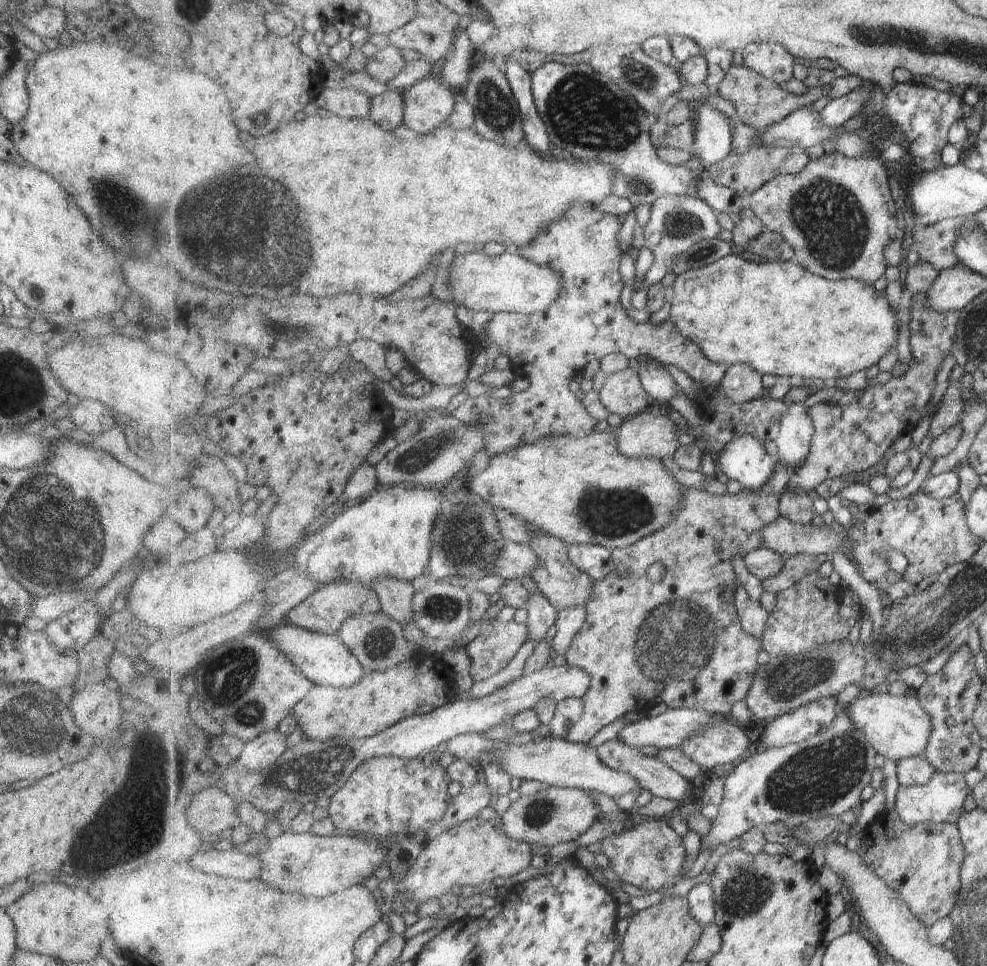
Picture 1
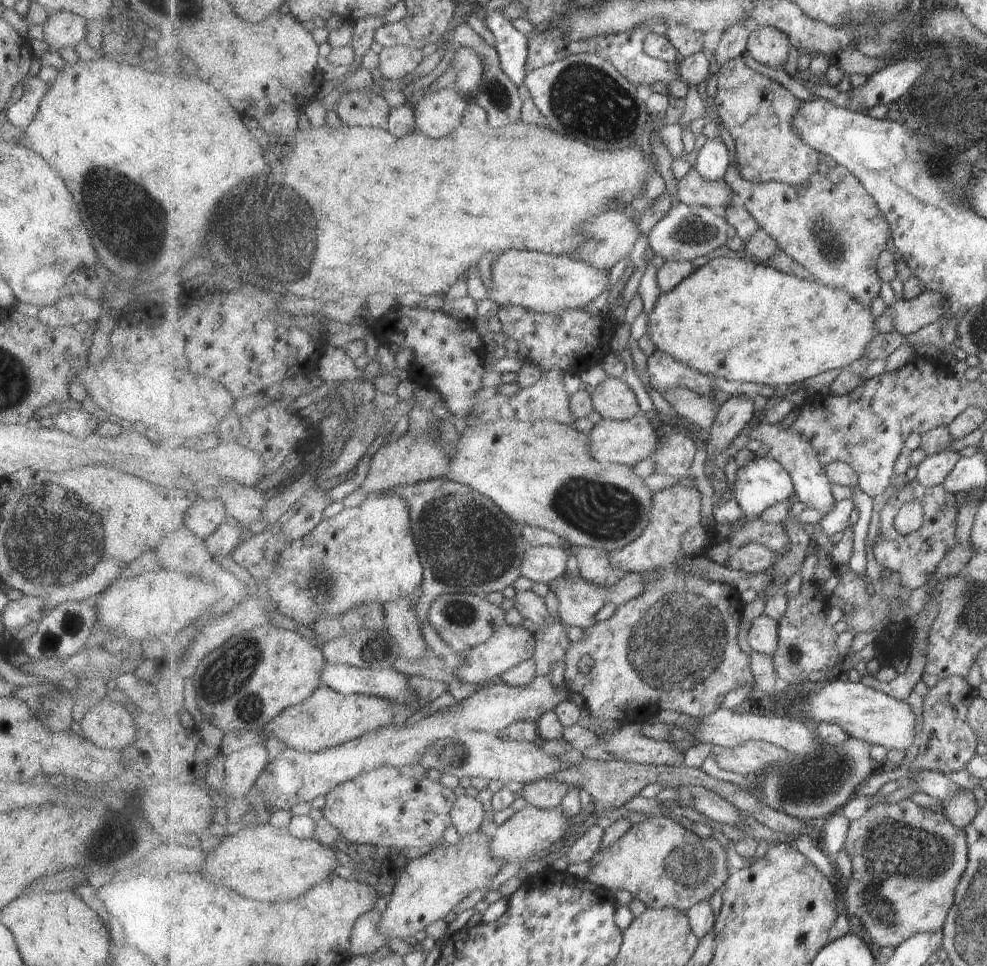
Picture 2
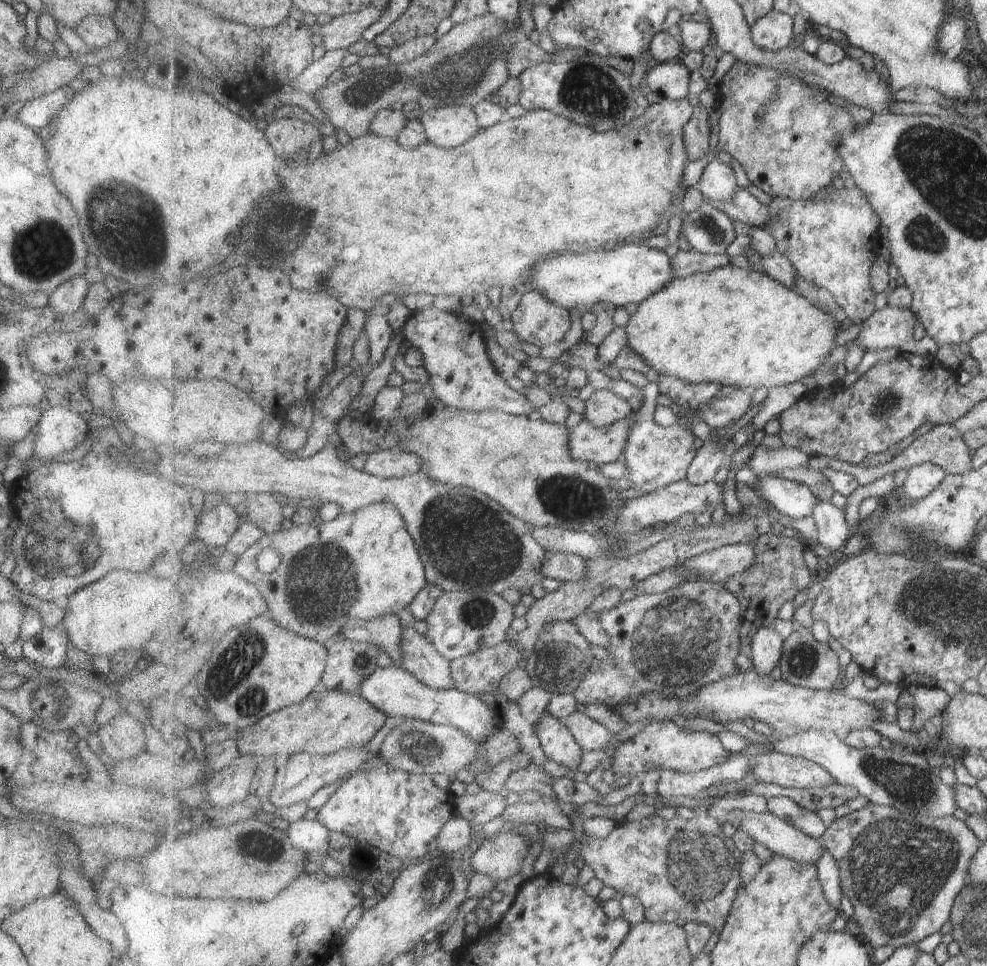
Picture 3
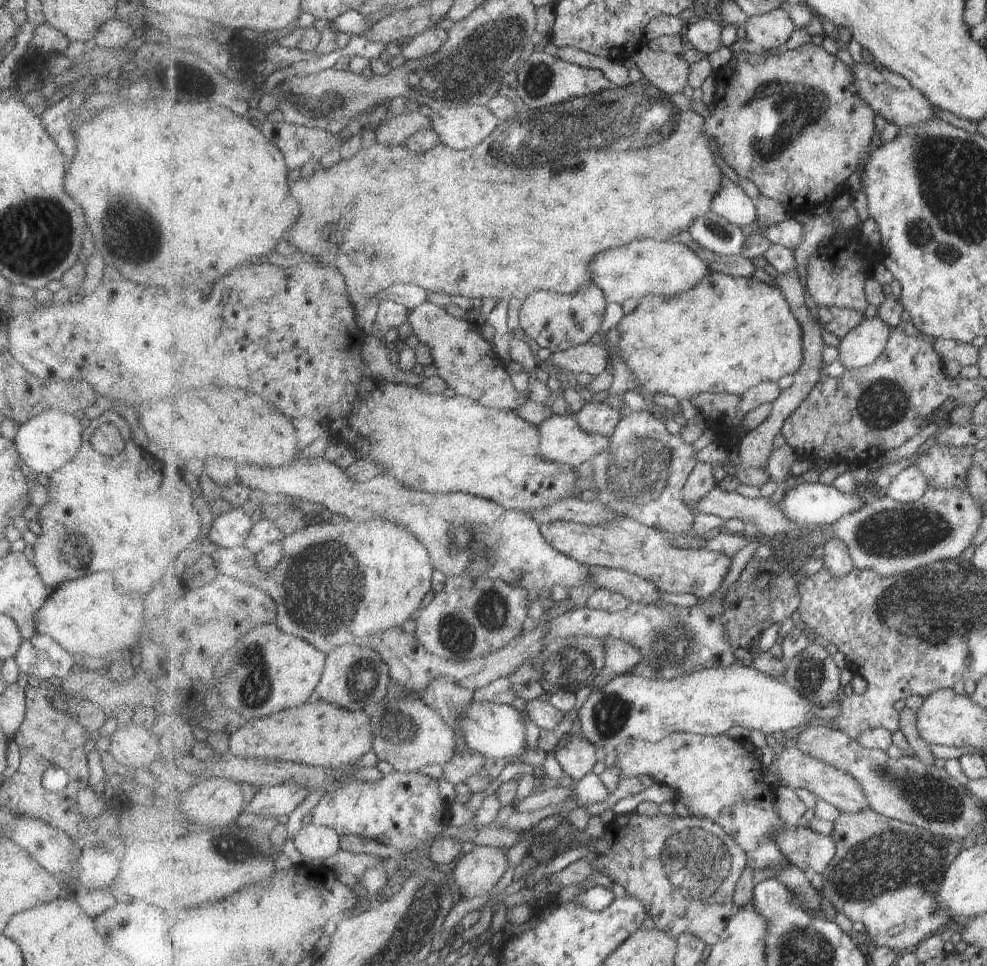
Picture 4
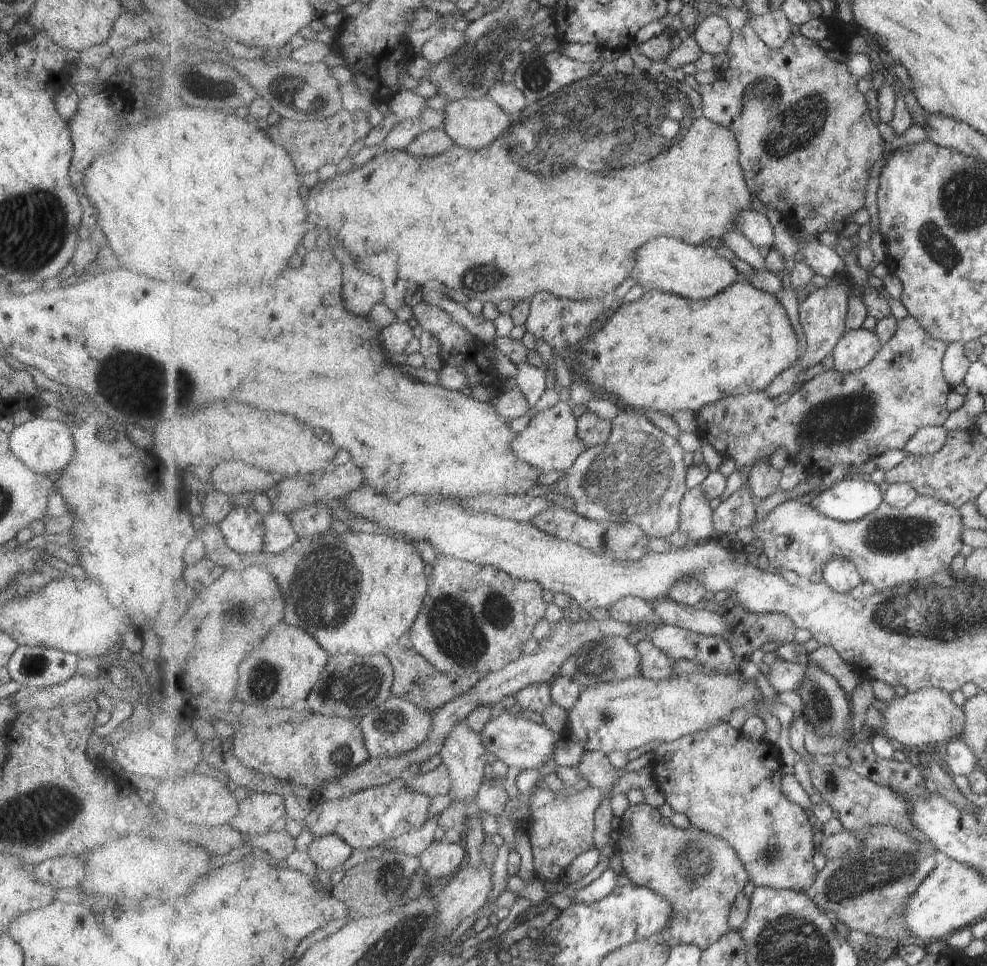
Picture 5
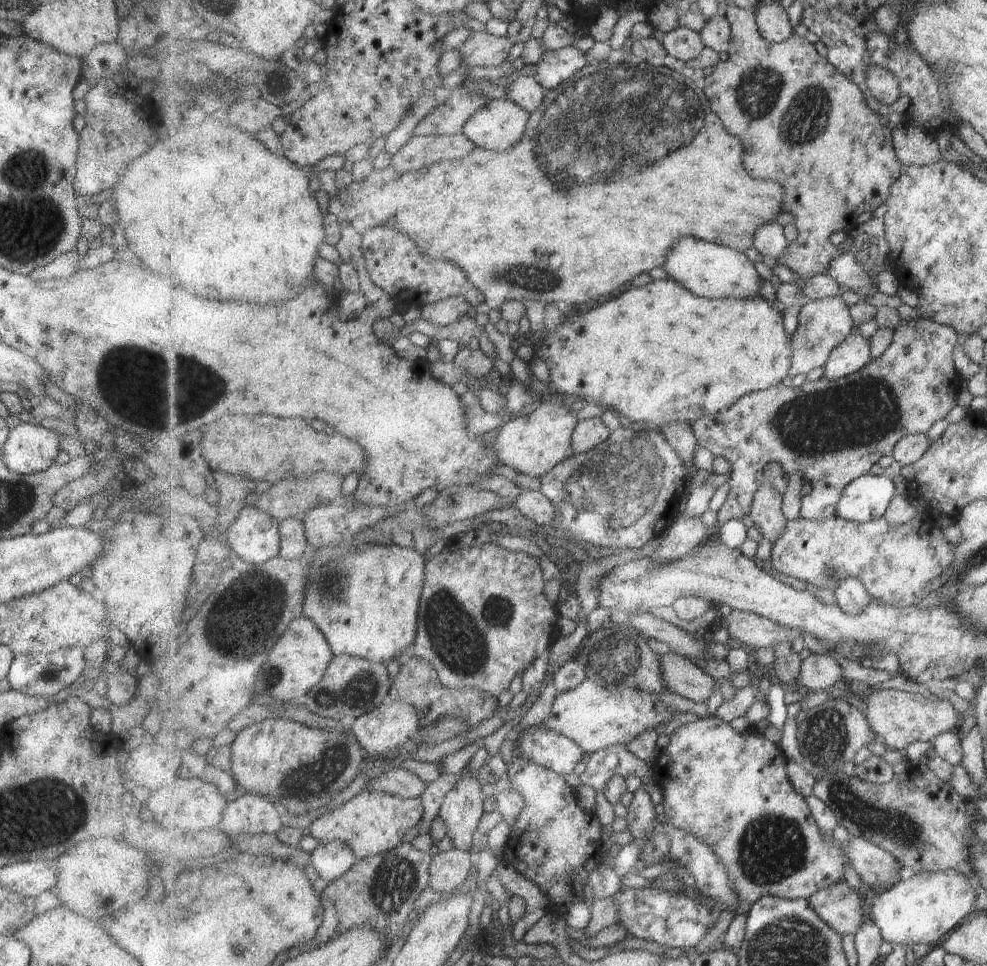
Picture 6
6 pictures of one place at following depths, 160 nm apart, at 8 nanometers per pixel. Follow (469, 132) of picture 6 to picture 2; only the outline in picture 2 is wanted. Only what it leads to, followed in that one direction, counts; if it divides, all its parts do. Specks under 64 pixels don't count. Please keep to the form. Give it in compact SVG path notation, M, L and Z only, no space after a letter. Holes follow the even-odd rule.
M440 89L413 102L417 126L431 138L447 136L463 124L471 100L452 89Z

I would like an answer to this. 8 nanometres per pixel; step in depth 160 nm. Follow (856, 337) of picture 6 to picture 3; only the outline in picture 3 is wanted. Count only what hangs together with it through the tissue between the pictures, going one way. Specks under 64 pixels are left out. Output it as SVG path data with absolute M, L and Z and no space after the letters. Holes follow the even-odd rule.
M888 304L877 310L859 330L856 340L864 352L897 348L903 353L912 353L920 356L936 355L939 344L927 336L922 340L915 340L913 332L915 326L921 323L911 308L893 308Z

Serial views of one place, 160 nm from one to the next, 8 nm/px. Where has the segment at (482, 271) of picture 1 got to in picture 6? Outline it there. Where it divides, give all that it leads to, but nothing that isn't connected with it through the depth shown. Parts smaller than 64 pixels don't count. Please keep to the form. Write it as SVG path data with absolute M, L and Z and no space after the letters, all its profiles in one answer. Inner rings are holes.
M685 238L681 244L673 244L673 252L669 252L669 260L665 262L667 278L685 284L691 292L705 298L742 298L760 296L761 276L745 254L737 249L718 245L696 238Z

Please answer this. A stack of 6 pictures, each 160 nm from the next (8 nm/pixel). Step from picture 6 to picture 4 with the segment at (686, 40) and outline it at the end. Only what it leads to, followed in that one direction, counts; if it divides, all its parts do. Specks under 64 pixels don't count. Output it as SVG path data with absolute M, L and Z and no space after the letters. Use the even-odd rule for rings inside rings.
M646 43L631 56L629 63L635 65L653 87L661 88L665 95L674 96L677 92L683 92L690 98L693 91L688 82L690 66L701 62L705 56L694 47L687 50L683 56L656 52Z

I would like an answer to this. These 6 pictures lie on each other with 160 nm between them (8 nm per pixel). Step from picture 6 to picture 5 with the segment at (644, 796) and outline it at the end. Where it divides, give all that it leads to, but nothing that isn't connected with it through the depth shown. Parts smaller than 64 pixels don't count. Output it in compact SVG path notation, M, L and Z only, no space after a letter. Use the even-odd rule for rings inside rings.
M645 801L629 805L617 830L616 846L622 871L632 884L651 889L675 905L672 923L664 928L660 937L665 944L670 948L683 943L696 944L707 950L730 931L732 908L750 876L728 840L693 824L687 829L677 828Z

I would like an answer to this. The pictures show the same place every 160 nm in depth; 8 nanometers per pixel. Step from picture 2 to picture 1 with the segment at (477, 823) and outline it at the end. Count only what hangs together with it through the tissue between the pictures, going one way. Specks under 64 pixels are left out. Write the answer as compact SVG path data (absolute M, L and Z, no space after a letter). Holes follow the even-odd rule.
M477 781L472 786L462 787L462 791L452 798L452 803L440 823L451 828L480 817L480 813L494 802L493 798L486 782Z

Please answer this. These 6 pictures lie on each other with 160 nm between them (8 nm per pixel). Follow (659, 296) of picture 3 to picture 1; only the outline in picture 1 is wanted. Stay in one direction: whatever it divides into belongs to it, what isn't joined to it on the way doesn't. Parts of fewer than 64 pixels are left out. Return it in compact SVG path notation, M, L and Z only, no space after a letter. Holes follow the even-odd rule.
M736 251L713 264L679 275L672 289L671 324L681 336L697 344L709 360L727 368L749 364L762 375L837 380L879 364L897 346L899 318L883 292L861 280L833 281L815 276L793 262L755 263Z

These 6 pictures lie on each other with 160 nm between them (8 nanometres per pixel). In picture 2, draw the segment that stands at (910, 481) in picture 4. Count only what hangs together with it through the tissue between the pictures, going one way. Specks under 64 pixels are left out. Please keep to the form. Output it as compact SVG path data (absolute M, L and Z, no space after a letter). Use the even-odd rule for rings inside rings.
M954 451L926 457L917 468L917 480L925 488L935 488L943 485L947 476L955 472L959 458L958 452Z

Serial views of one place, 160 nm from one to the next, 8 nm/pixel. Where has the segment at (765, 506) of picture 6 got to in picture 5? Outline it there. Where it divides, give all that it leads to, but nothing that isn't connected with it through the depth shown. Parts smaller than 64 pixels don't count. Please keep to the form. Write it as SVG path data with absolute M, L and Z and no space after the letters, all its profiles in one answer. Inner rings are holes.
M765 455L757 460L748 476L750 490L757 501L780 490L781 471L771 464L771 455Z

